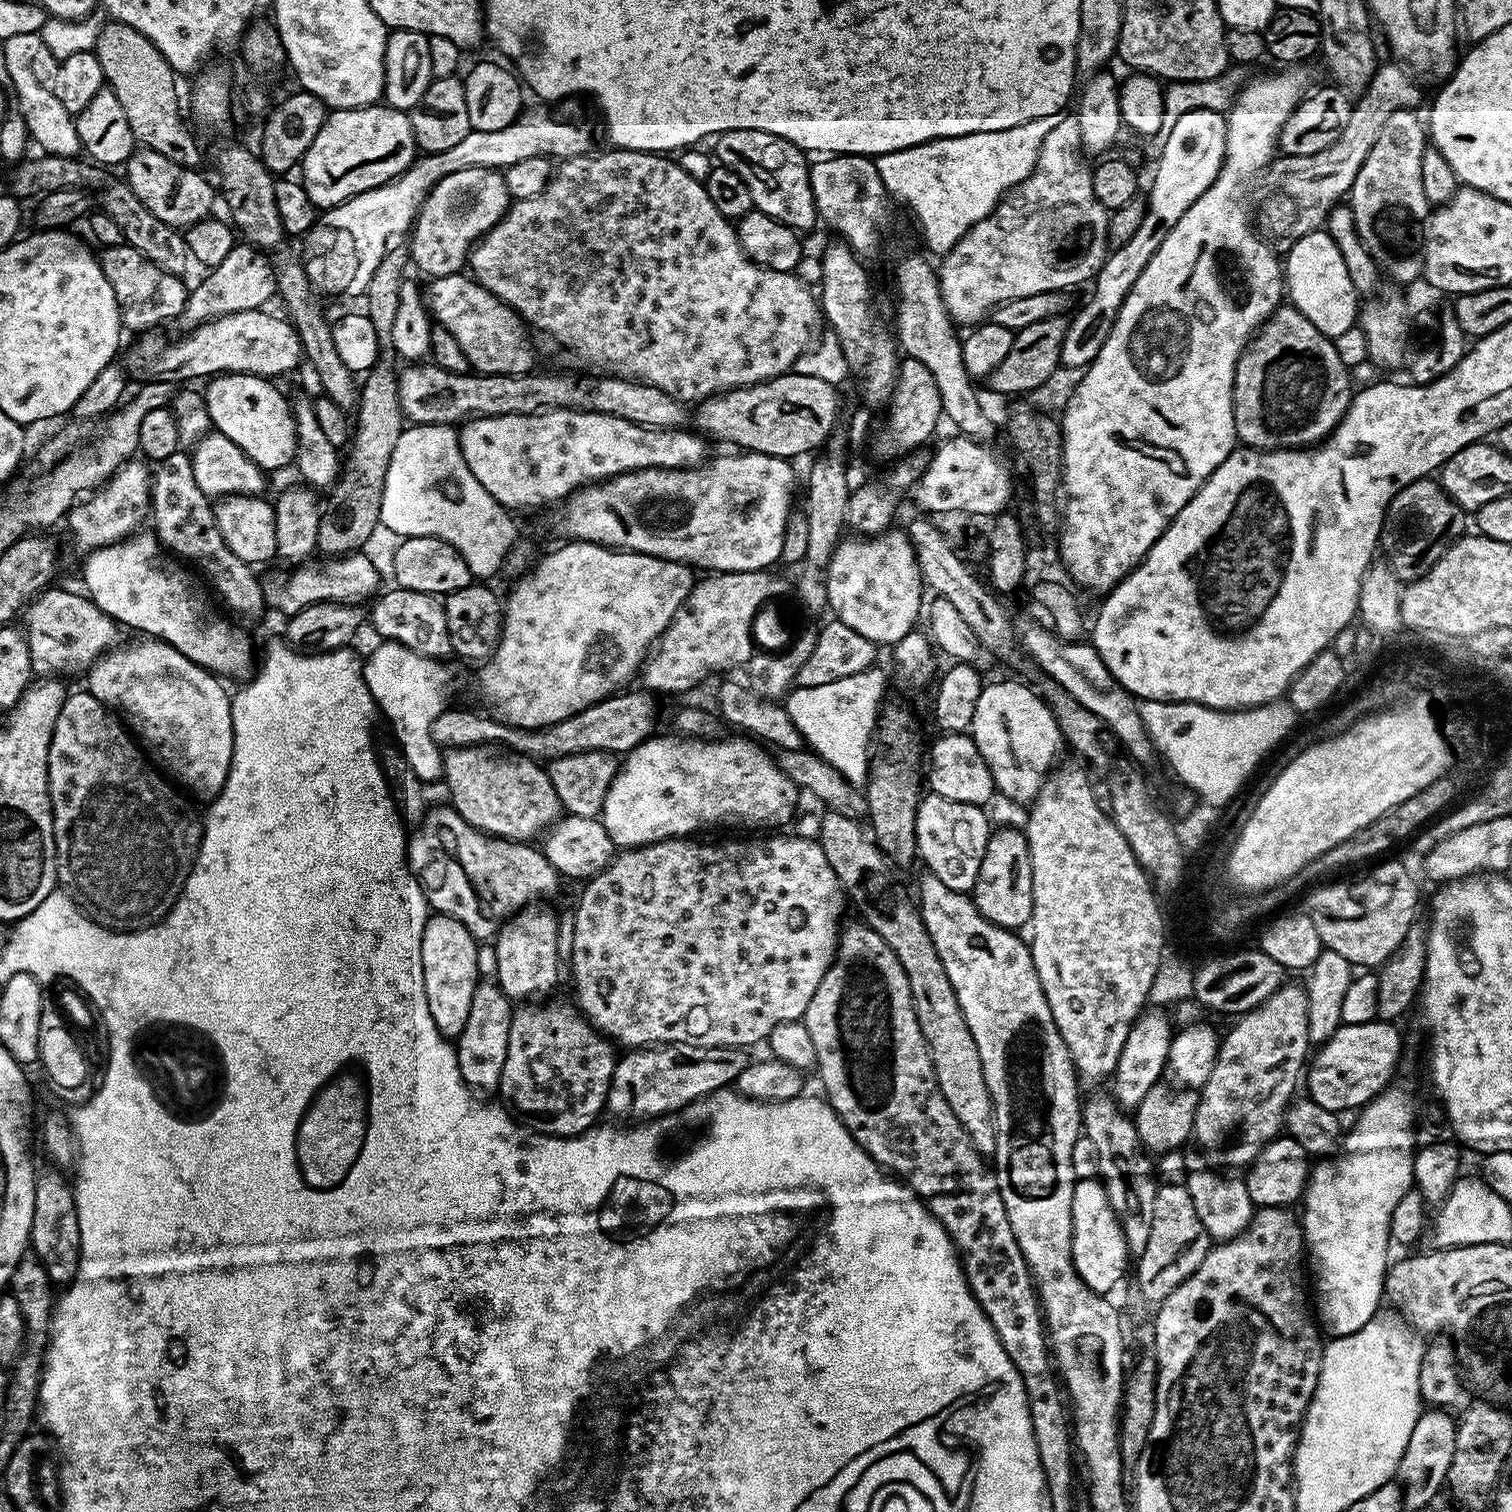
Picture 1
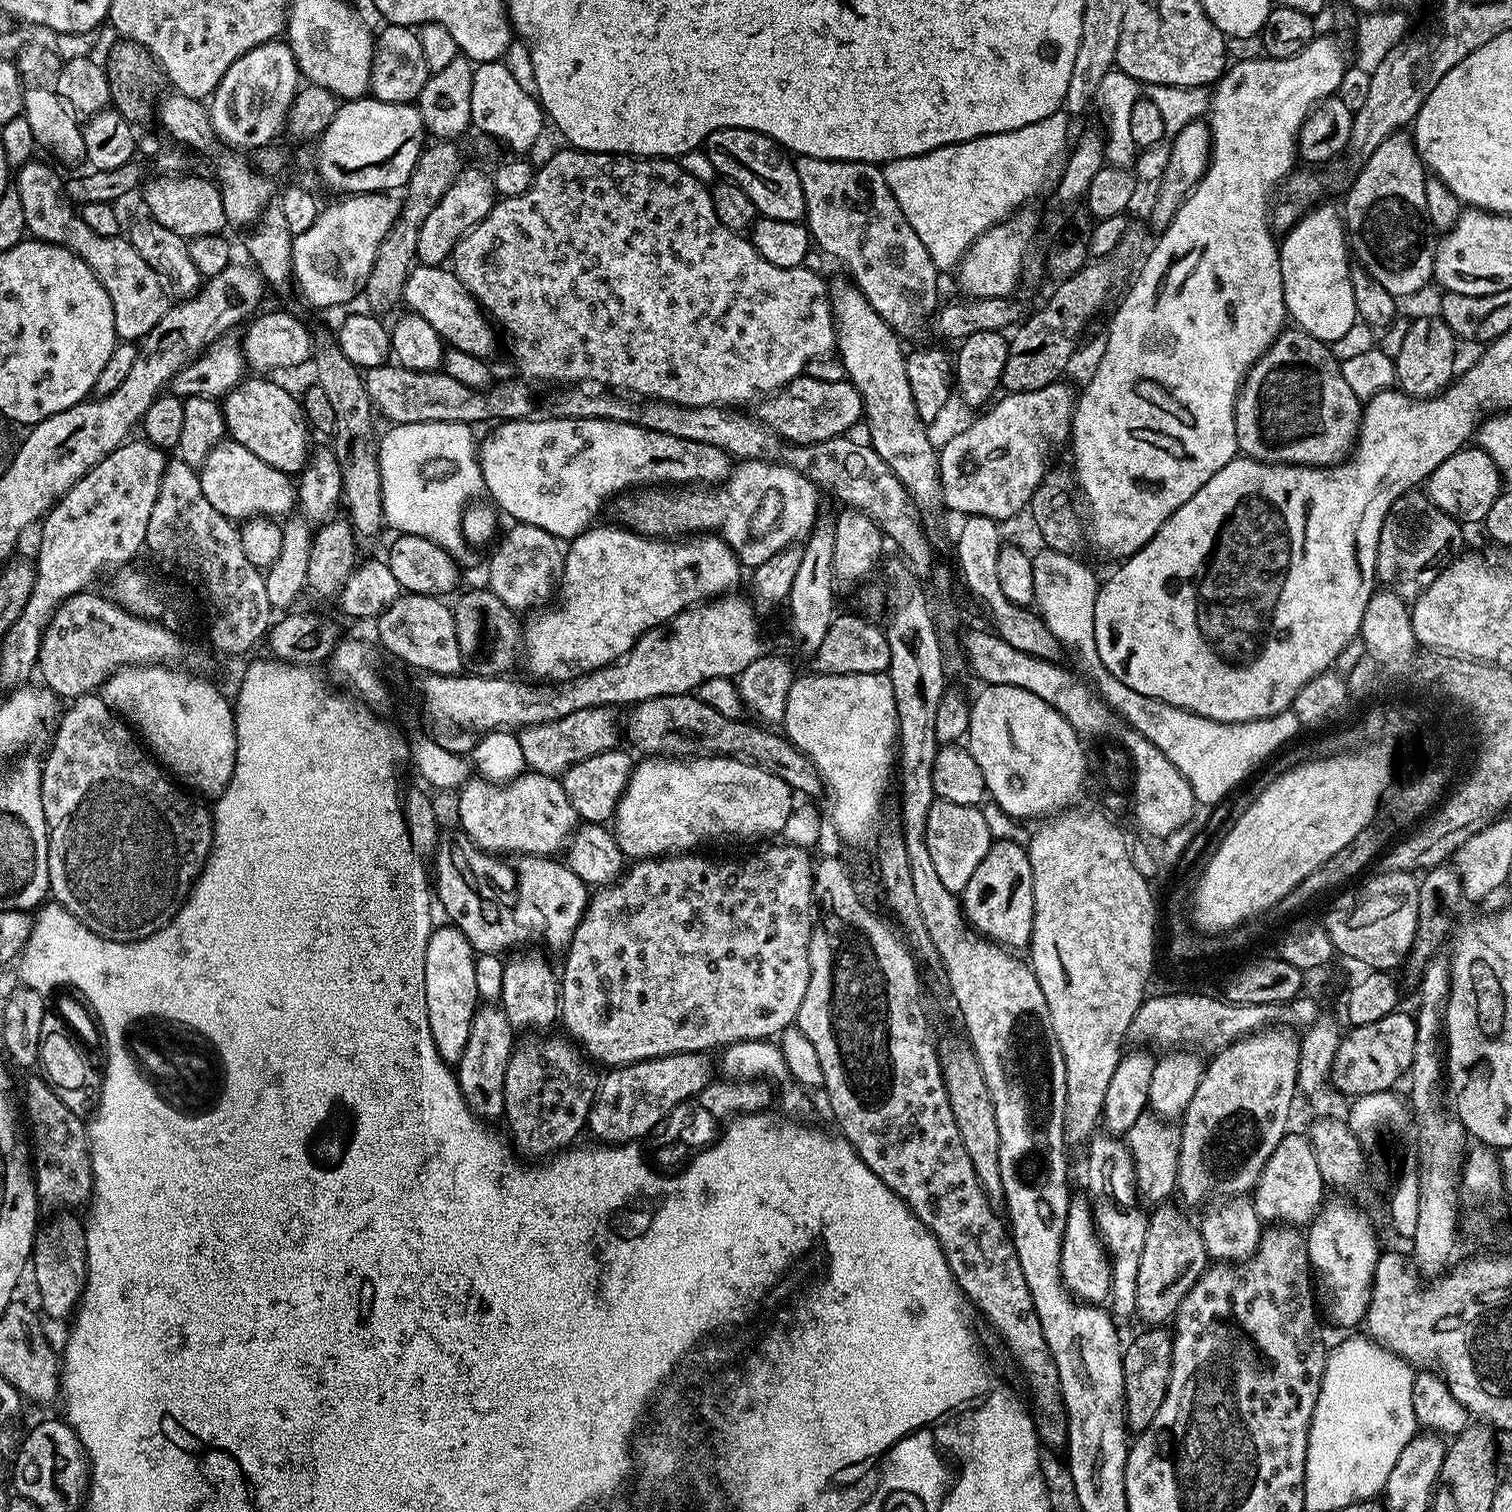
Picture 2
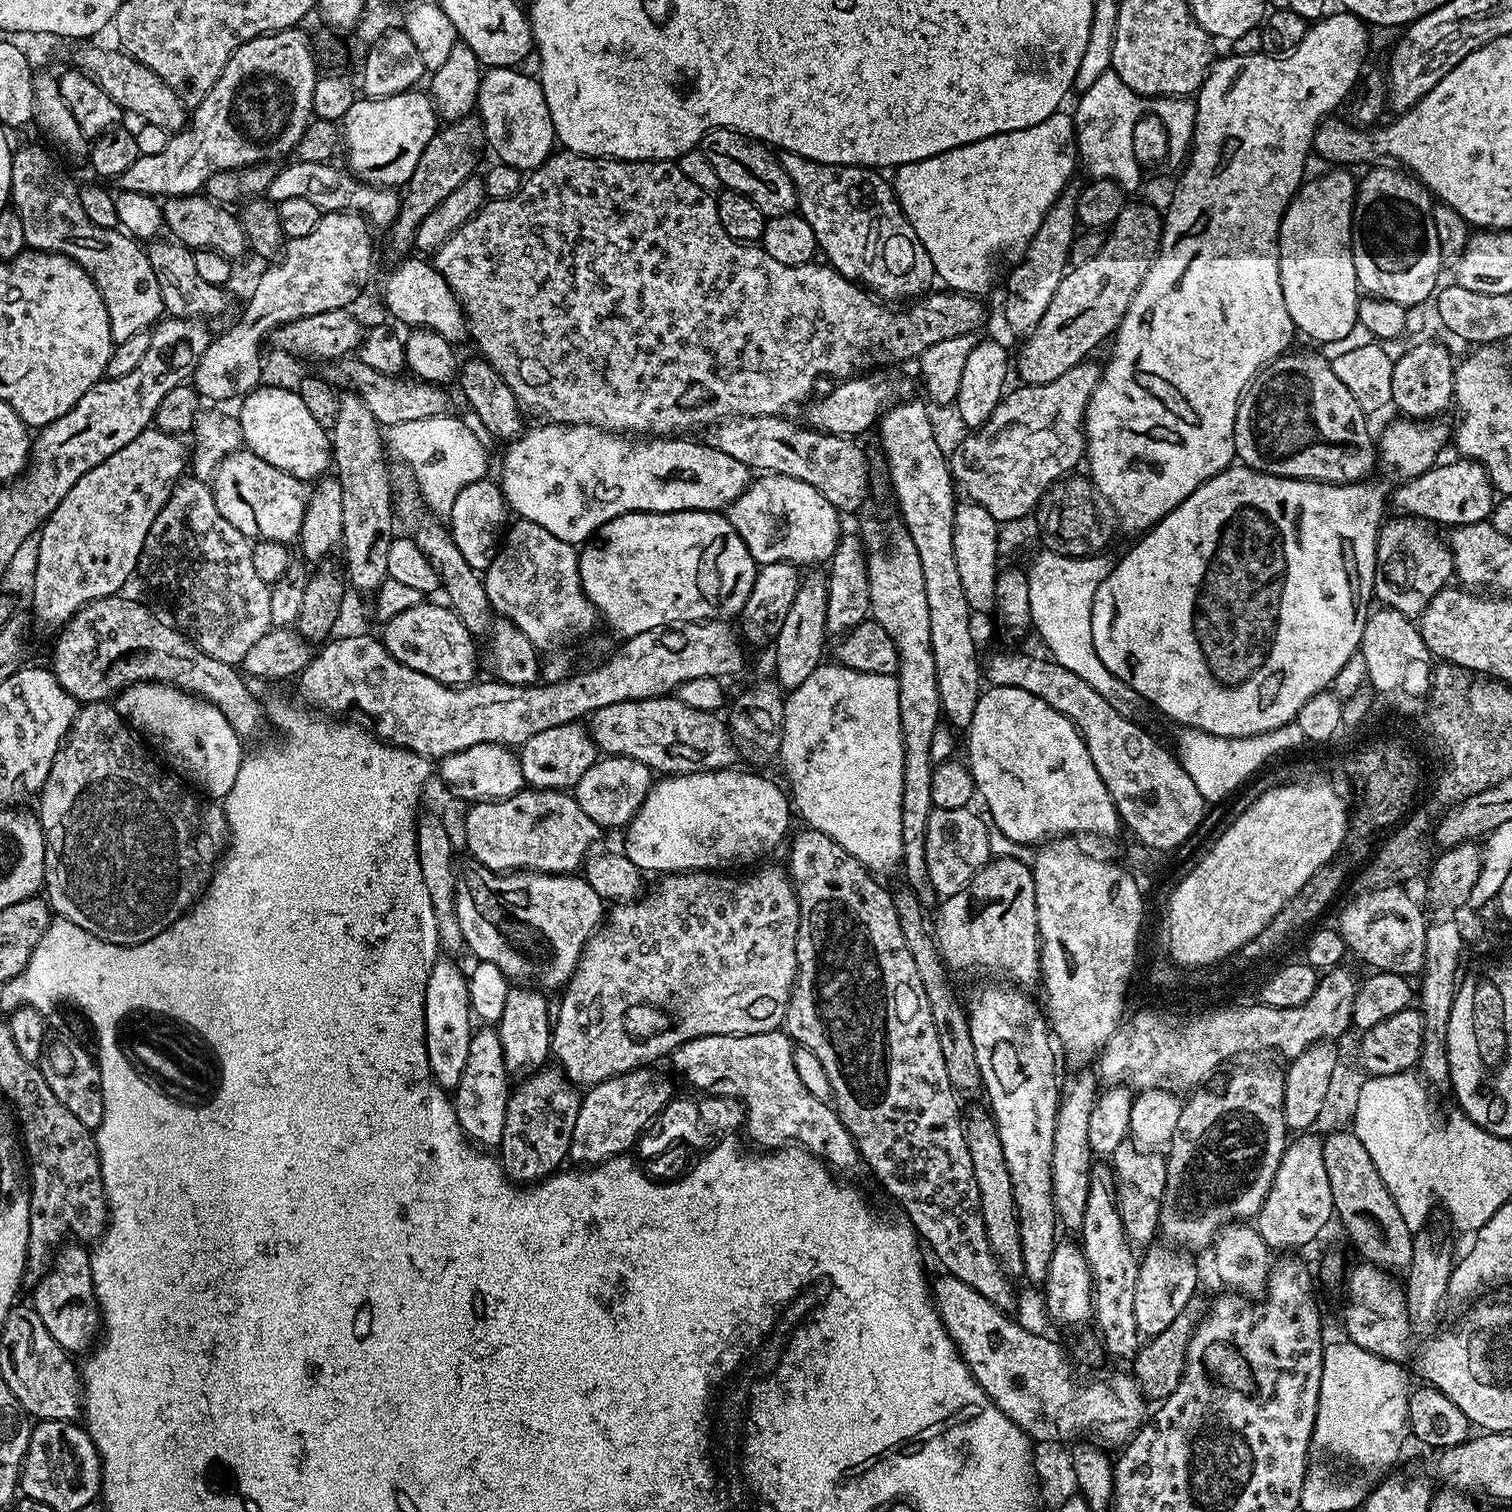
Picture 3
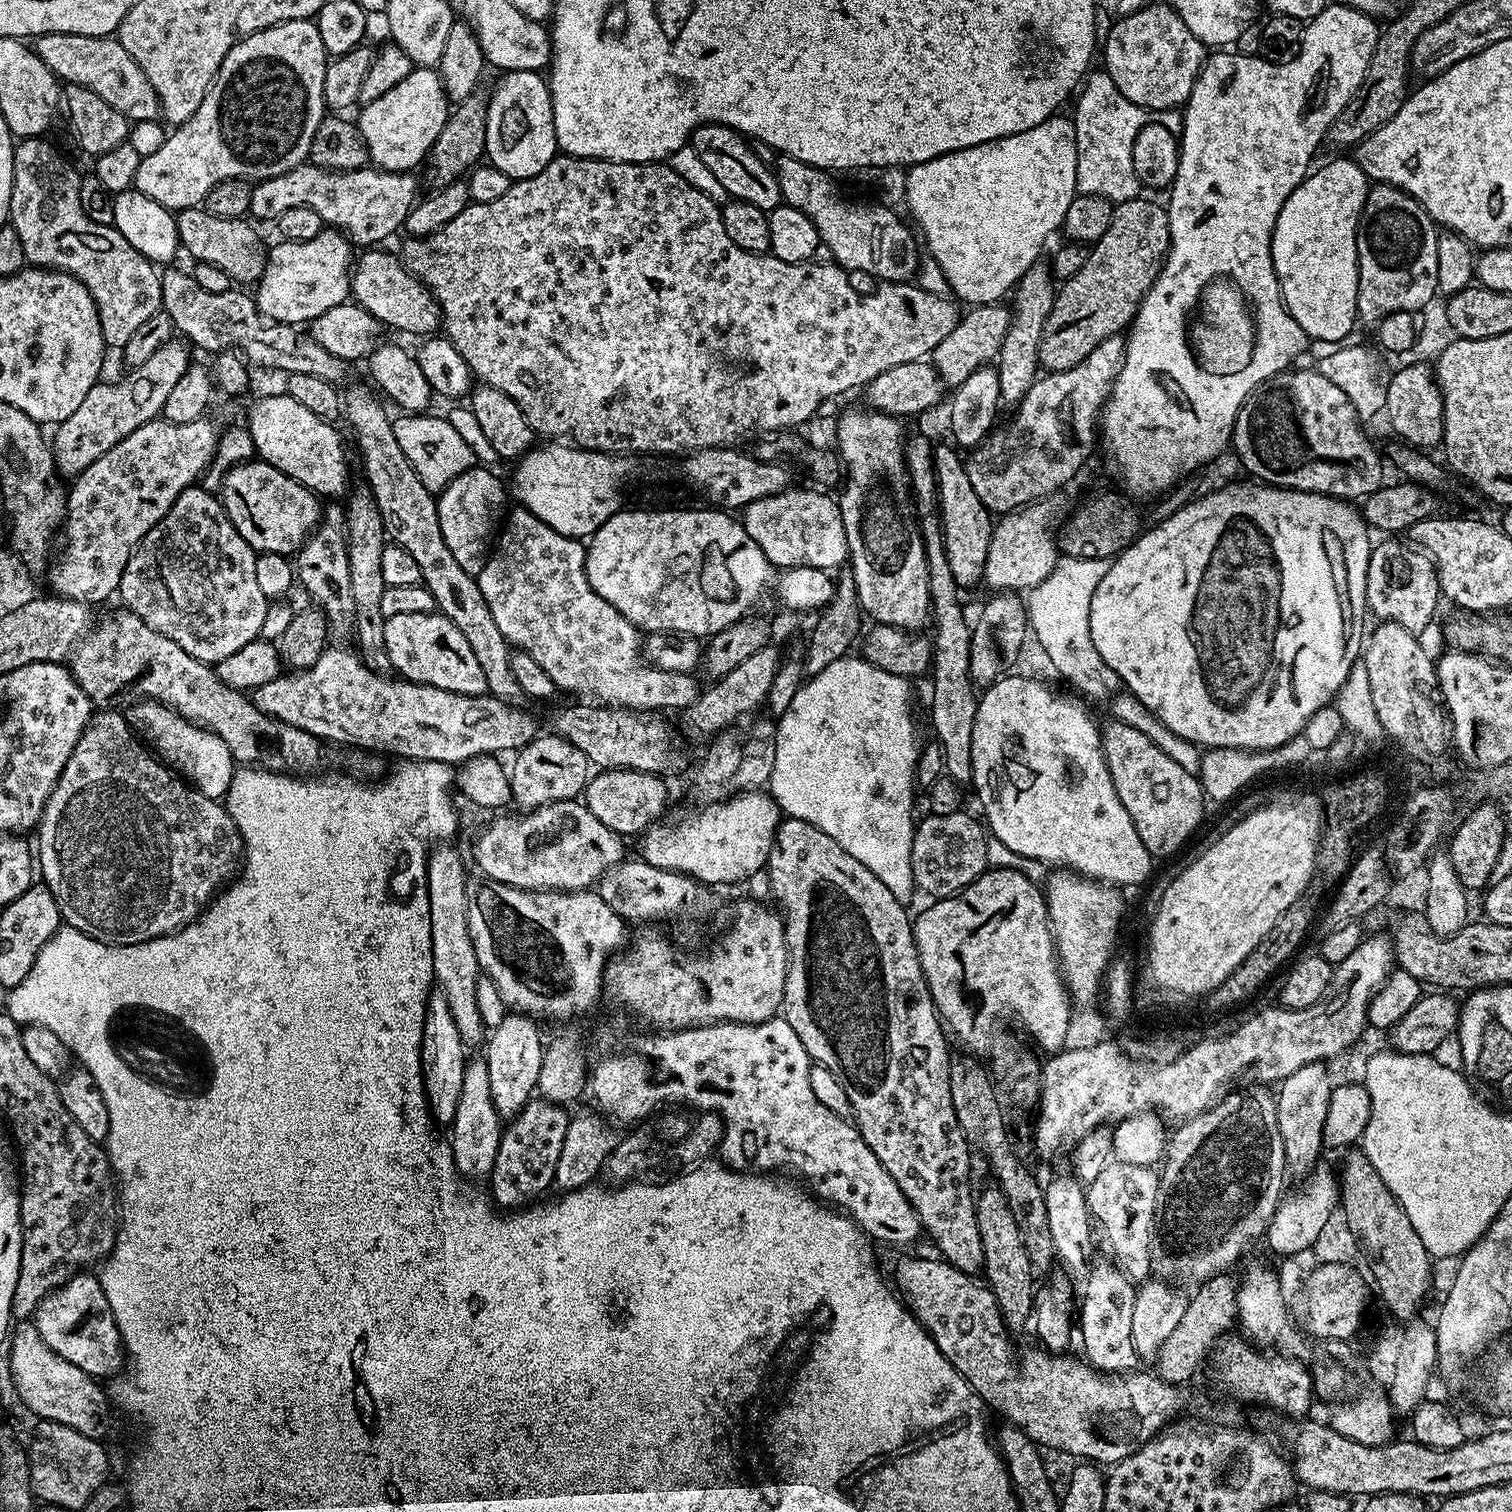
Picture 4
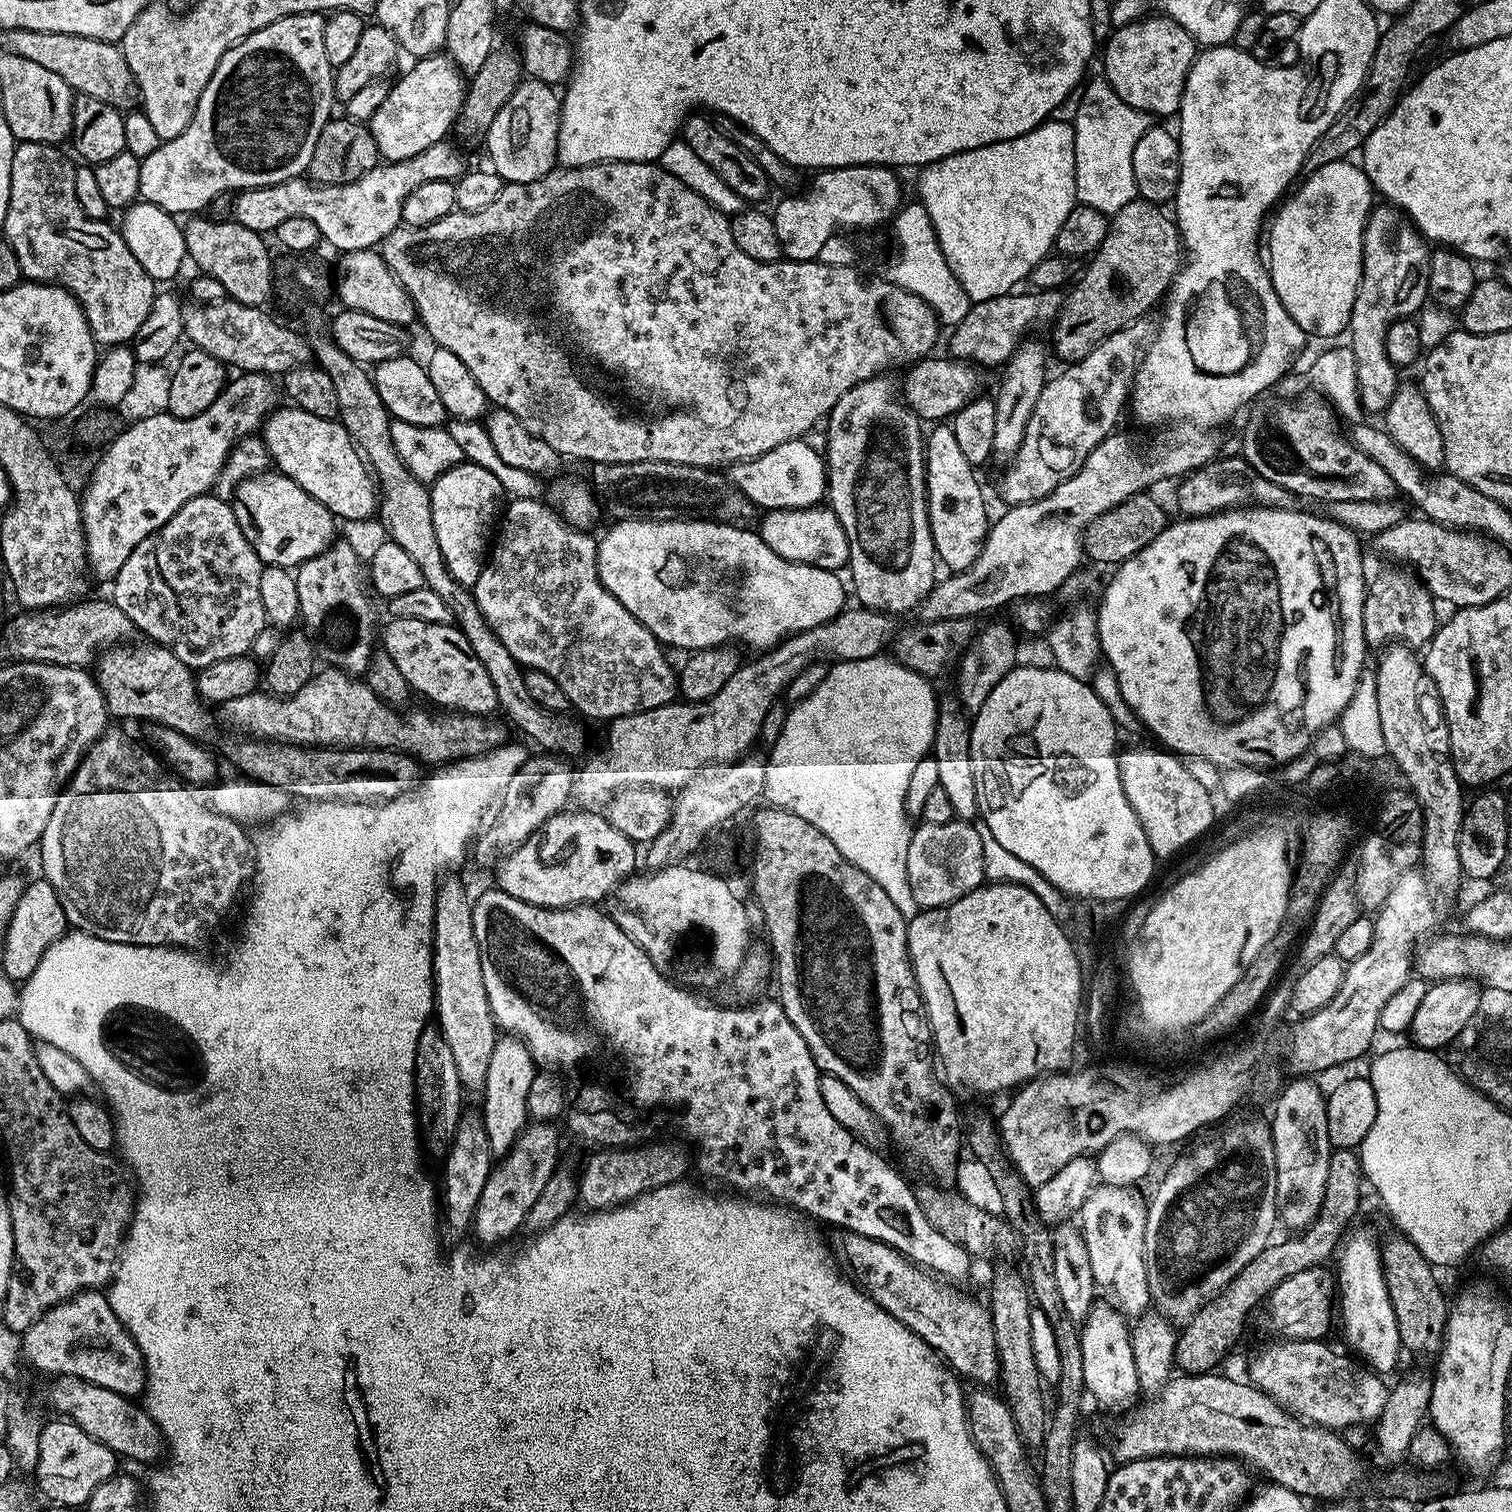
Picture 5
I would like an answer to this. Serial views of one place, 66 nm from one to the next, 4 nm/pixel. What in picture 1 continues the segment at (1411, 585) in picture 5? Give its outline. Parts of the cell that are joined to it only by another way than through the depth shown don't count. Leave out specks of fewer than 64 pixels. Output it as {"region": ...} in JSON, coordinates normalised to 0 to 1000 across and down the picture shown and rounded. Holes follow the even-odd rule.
{"region":[[[942,315],[929,322],[917,336],[913,359],[925,384],[933,385],[942,381],[955,366],[955,359],[968,354],[968,343],[968,337],[956,327],[950,317]]]}

